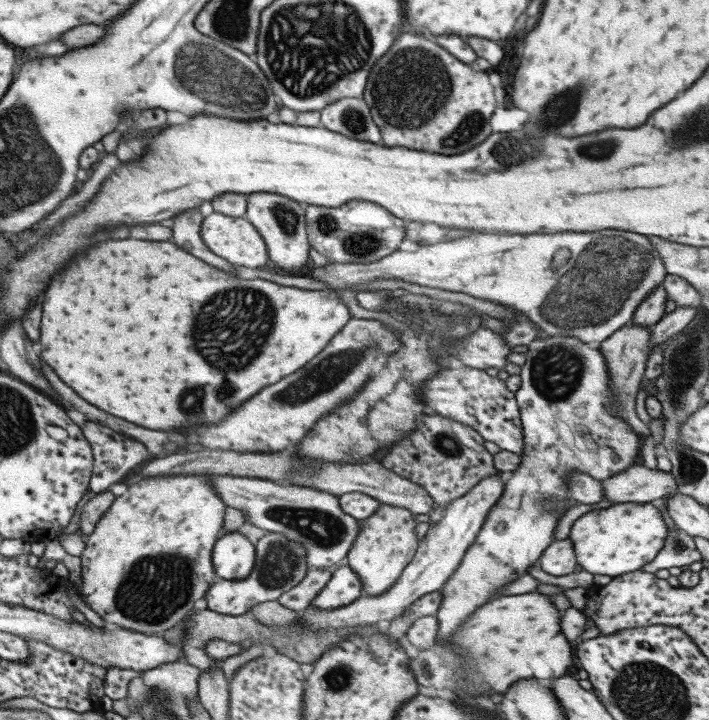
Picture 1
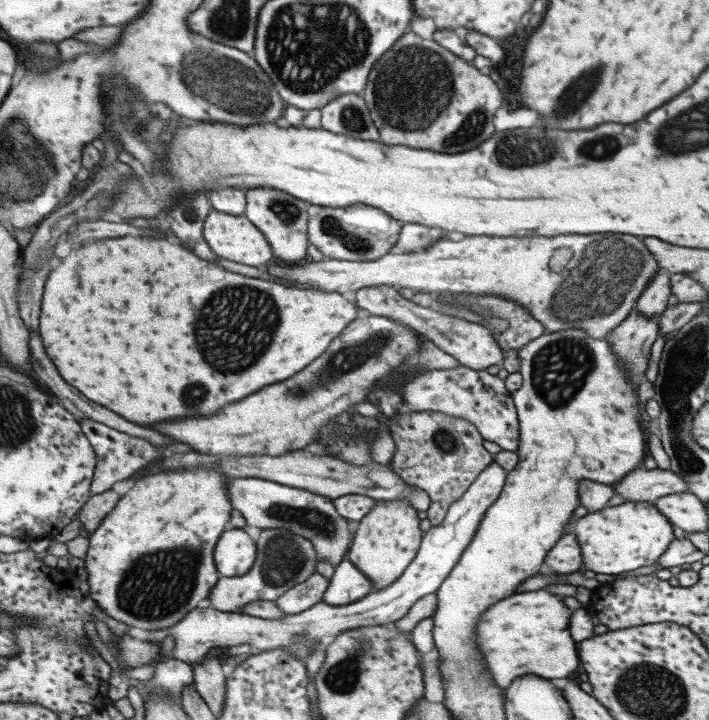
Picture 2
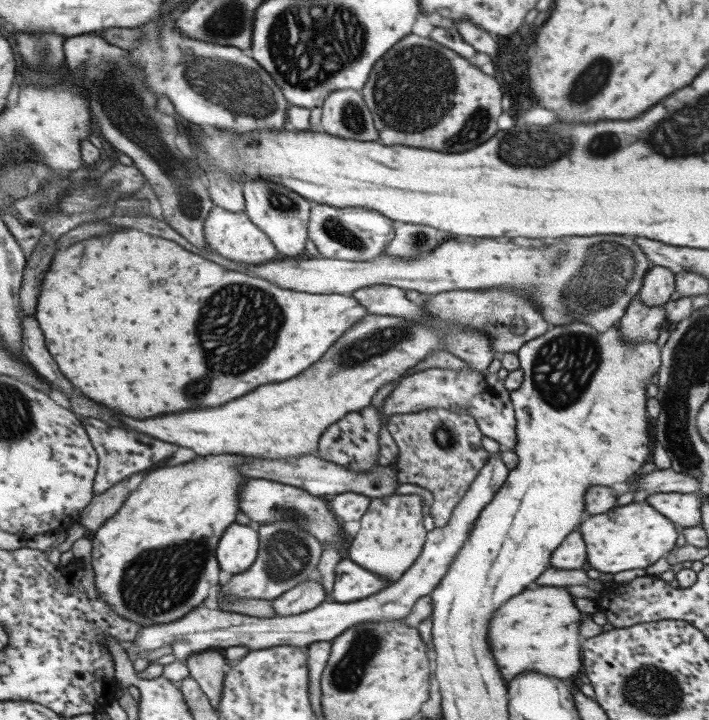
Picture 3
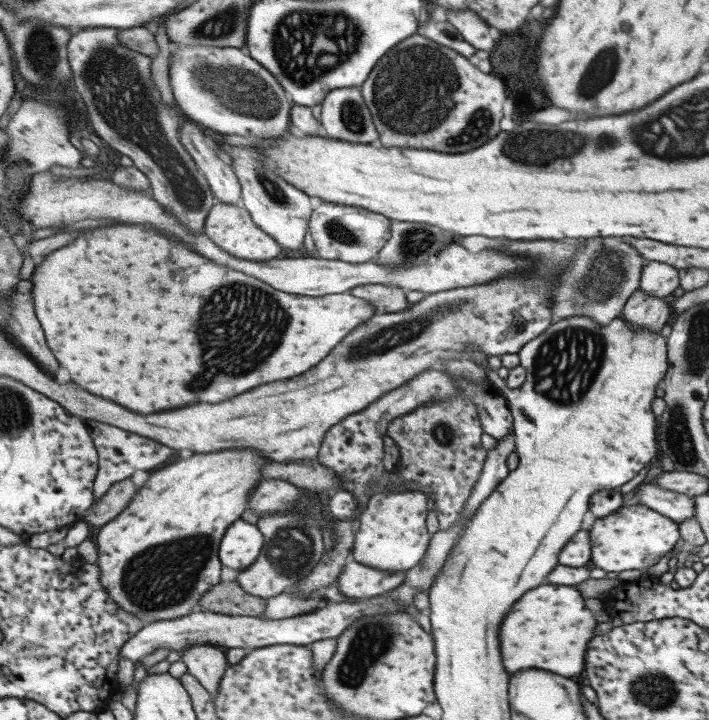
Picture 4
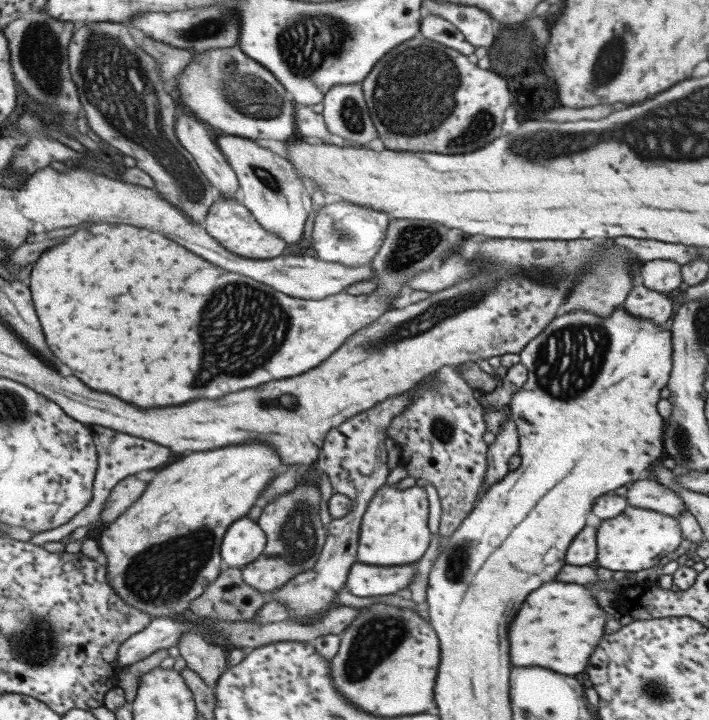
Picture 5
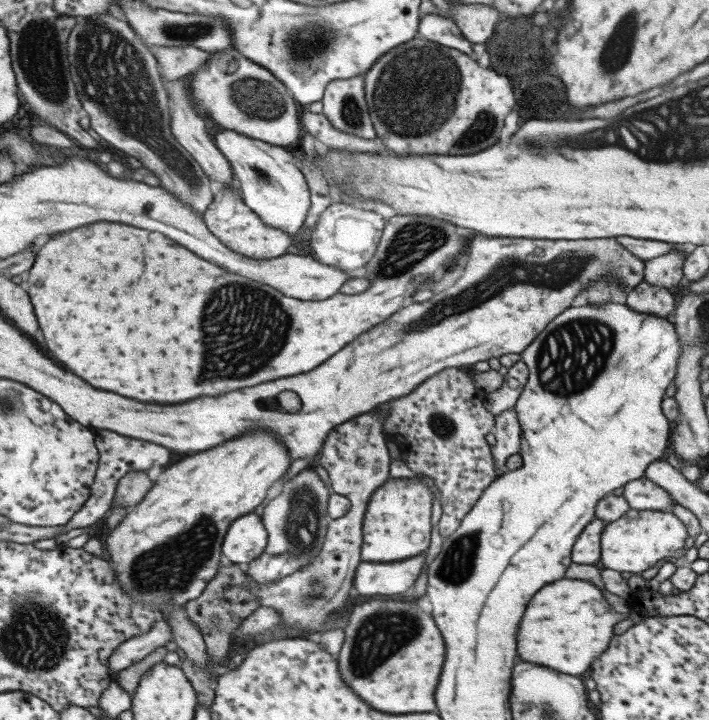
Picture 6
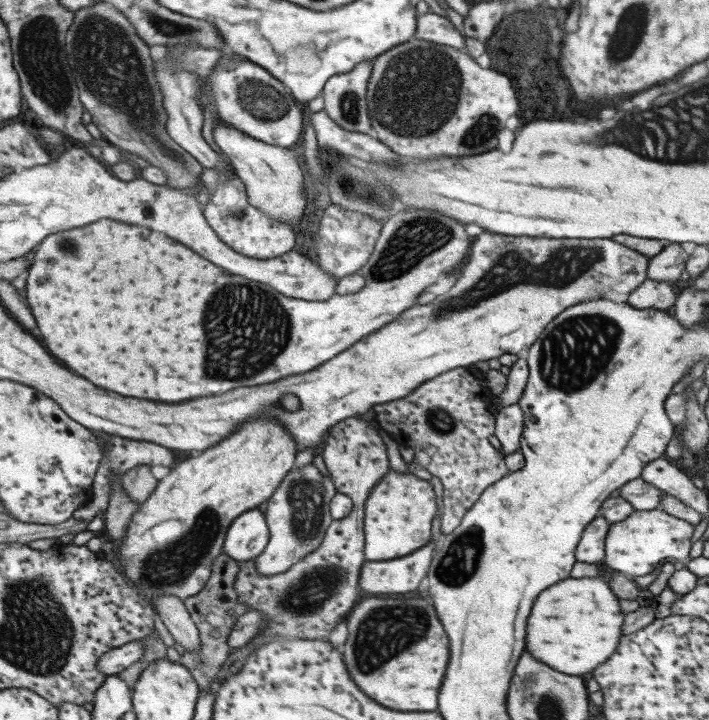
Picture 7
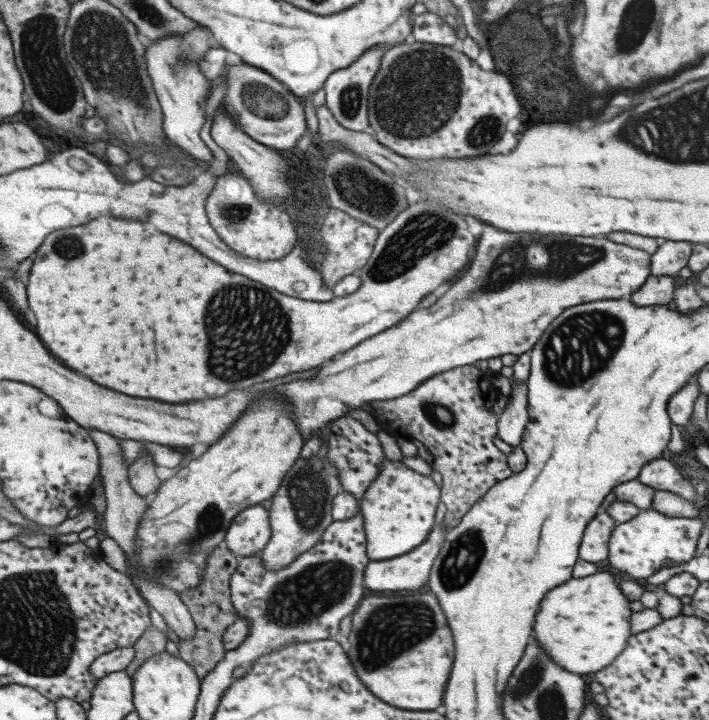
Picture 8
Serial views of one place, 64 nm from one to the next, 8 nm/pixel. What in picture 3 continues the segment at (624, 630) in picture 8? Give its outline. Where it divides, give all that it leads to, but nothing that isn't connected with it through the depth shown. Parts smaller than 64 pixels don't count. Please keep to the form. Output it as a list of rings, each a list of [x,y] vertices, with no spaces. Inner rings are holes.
[[[553,586],[523,590],[519,596],[507,600],[507,604],[499,605],[487,623],[487,644],[503,680],[508,683],[513,676],[529,670],[559,679],[574,675],[581,664],[579,640],[577,640],[577,618],[579,618],[579,612],[571,604],[571,596],[563,588],[553,588]]]

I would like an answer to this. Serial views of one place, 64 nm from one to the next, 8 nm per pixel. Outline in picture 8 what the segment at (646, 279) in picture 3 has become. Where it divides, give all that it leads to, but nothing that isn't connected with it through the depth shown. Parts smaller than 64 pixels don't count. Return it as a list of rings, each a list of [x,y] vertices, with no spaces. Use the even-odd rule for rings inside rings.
[[[665,240],[650,255],[649,275],[678,276],[679,270],[686,266],[691,250],[689,242],[671,242],[671,240]]]

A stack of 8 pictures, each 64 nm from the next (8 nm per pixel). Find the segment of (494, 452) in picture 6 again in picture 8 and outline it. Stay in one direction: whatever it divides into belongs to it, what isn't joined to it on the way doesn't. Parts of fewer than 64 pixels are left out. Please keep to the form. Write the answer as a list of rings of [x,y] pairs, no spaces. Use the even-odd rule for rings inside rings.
[[[511,381],[511,388],[505,410],[496,417],[496,436],[513,449],[521,443],[528,417],[524,382]]]

